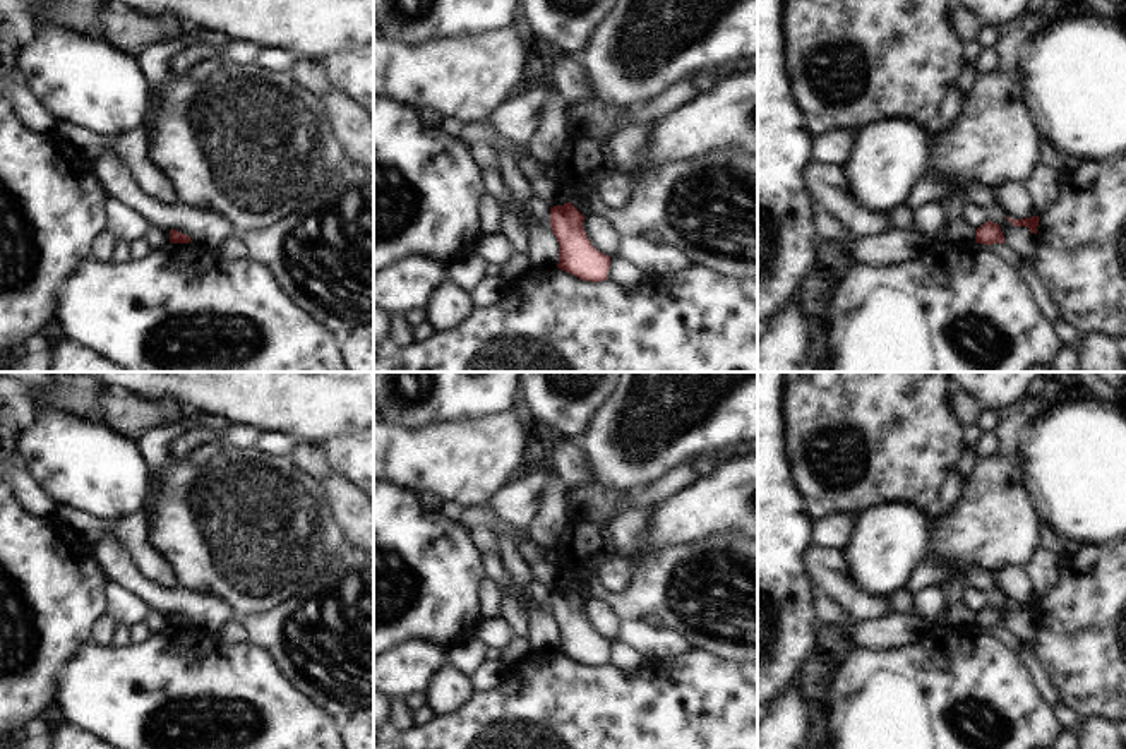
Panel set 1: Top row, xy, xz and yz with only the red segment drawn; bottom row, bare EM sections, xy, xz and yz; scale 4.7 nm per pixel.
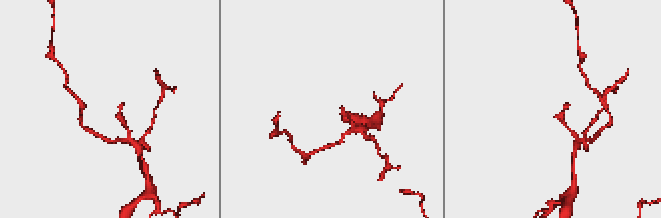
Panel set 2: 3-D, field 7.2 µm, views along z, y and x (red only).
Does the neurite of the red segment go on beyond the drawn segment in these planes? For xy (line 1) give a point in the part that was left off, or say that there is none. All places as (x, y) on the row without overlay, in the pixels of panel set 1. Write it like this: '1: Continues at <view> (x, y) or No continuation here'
1: No continuation here.

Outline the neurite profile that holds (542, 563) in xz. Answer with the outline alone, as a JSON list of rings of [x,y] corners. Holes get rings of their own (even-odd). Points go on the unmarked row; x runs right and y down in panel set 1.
[[[531,540],[519,543],[516,548],[528,566],[531,578],[535,578],[548,591],[569,586],[569,579],[560,571],[554,548],[542,548]]]

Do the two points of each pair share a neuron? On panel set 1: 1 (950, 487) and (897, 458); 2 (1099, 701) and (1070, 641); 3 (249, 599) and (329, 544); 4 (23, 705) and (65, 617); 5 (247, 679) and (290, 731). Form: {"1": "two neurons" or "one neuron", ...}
{"1": "two neurons", "2": "one neuron", "3": "one neuron", "4": "one neuron", "5": "one neuron"}

